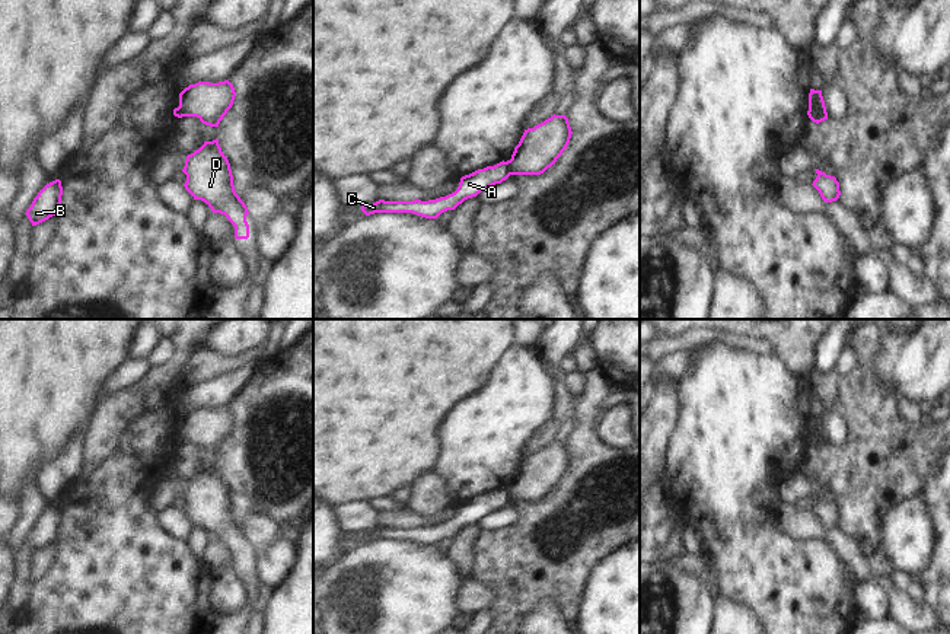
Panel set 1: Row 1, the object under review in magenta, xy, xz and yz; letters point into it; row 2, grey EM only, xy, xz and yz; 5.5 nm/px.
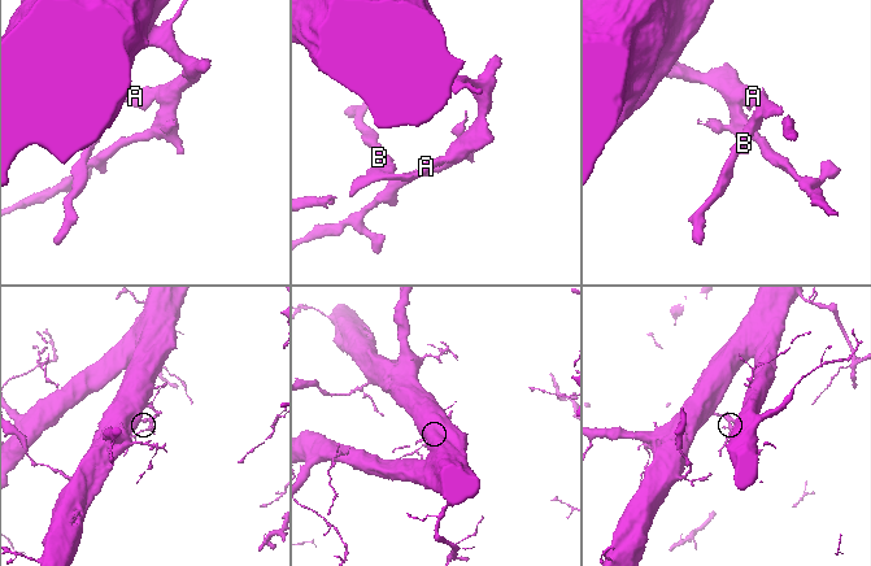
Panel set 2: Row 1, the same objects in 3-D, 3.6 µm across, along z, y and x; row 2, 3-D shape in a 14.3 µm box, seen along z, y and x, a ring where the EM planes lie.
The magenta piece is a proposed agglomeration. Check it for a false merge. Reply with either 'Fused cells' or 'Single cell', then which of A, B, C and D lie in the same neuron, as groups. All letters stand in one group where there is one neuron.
Fused cells. Groups: A B C / D.

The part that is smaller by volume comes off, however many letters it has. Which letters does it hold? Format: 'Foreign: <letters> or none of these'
Foreign: A, B, C

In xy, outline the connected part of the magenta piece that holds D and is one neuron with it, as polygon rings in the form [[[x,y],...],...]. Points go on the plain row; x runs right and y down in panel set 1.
[[[219,466],[204,468],[187,482],[182,498],[187,501],[185,516],[194,526],[204,528],[213,539],[220,539],[235,552],[236,565],[249,564],[248,533],[235,517],[233,501]]]

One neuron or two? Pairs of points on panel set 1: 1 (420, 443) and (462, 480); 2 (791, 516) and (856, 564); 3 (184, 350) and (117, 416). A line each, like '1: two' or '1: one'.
1: two
2: one
3: one

